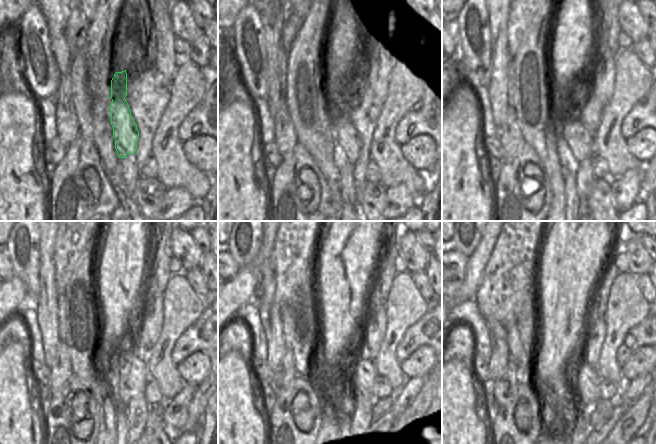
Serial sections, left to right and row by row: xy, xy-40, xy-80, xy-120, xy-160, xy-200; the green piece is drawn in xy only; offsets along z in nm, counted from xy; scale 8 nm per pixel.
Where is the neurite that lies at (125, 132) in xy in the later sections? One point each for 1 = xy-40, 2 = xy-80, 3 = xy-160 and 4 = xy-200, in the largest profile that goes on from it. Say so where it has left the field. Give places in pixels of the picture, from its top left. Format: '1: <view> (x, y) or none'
1: xy-40 (346, 135)
2: xy-80 (580, 141)
3: xy-160 (361, 373)
4: xy-200 (587, 378)

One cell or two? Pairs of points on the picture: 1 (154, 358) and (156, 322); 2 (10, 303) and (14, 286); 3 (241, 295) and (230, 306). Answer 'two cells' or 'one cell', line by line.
1: two cells
2: one cell
3: one cell

